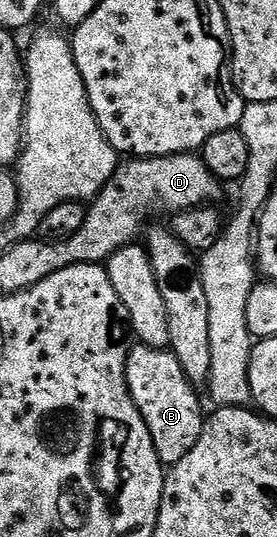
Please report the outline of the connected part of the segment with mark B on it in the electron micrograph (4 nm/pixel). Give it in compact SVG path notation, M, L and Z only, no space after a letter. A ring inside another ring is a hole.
M132 345L127 356L127 387L137 412L145 420L145 428L149 428L149 436L153 436L153 448L157 448L164 467L175 466L177 460L189 456L197 440L201 440L205 413L199 403L200 391L190 382L177 356L170 349Z

